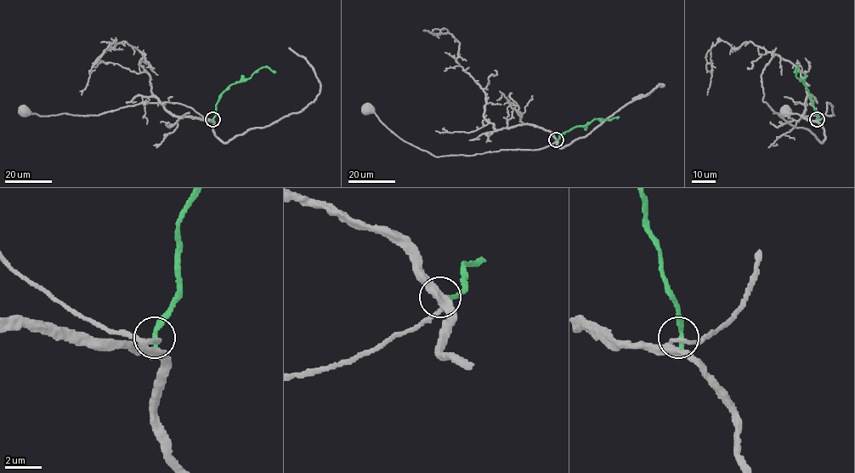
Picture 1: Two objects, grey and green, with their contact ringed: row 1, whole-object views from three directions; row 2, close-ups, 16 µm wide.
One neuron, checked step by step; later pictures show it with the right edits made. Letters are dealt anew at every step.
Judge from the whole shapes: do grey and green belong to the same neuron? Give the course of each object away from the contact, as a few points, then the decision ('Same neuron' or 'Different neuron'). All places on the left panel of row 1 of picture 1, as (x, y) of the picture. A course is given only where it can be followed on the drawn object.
Course of grey: (212, 119), (202, 116), (189, 107), (170, 102), (140, 103), (97, 116), (40, 116), (23, 113). Course of green: (212, 119), (218, 97), (230, 85), (246, 81), (264, 66), (275, 72). Different neuron

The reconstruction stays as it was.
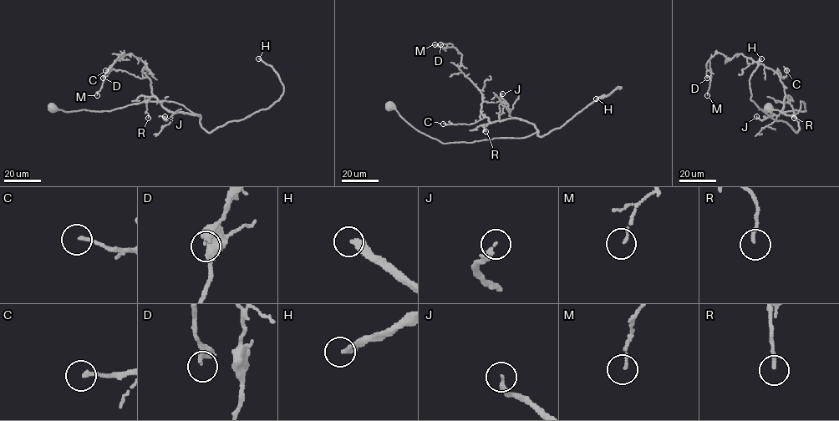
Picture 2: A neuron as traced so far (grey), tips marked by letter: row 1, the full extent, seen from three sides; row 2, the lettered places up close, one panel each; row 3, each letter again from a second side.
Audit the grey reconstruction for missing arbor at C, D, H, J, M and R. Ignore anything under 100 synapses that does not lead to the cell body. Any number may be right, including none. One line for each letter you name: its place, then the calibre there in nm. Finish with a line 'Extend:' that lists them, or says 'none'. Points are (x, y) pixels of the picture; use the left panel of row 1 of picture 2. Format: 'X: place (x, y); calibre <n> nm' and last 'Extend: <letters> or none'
H: place (258, 58); calibre 320 nm
Extend: H

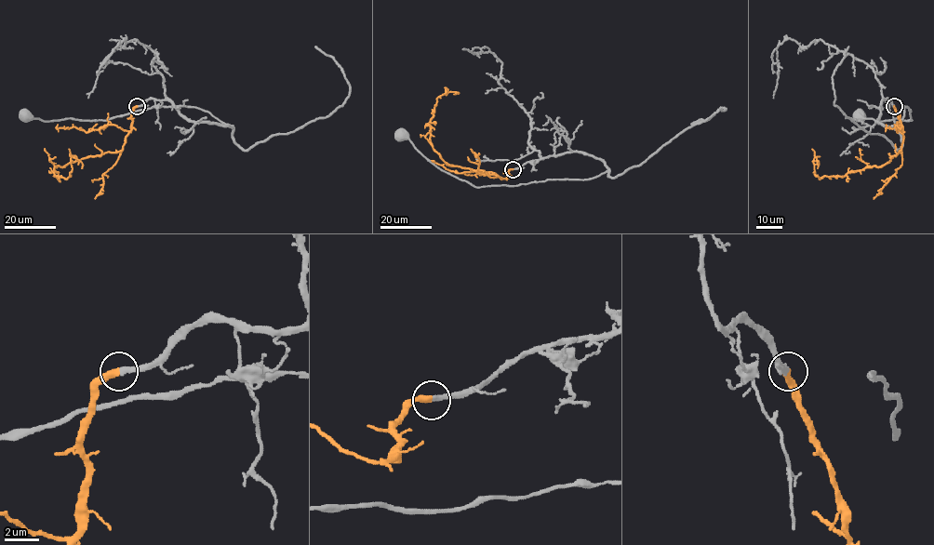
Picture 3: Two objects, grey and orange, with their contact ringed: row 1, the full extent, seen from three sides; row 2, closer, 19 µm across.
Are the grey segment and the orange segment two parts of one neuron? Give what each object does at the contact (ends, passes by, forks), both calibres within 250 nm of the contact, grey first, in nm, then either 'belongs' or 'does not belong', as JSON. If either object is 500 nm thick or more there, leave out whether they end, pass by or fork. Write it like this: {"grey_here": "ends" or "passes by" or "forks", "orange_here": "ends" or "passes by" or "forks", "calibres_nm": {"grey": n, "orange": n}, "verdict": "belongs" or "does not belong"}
{"grey_here": "ends", "orange_here": "ends", "calibres_nm": {"grey": 300, "orange": 380}, "verdict": "belongs"}

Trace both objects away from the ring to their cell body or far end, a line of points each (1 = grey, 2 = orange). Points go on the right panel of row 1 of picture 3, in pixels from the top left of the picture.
1: (894, 106), (888, 99), (883, 99), (876, 122), (897, 125), (903, 106), (910, 110), (912, 120), (859, 118)
2: (894, 106), (903, 142), (888, 162), (820, 179), (815, 175), (813, 159), (817, 157), (817, 168)

